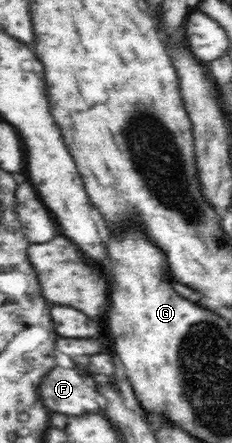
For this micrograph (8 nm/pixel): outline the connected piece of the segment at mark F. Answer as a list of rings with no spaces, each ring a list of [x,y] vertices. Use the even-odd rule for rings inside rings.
[[[54,367],[40,383],[40,397],[50,411],[78,415],[96,413],[103,405],[93,378],[84,378],[76,369]]]

